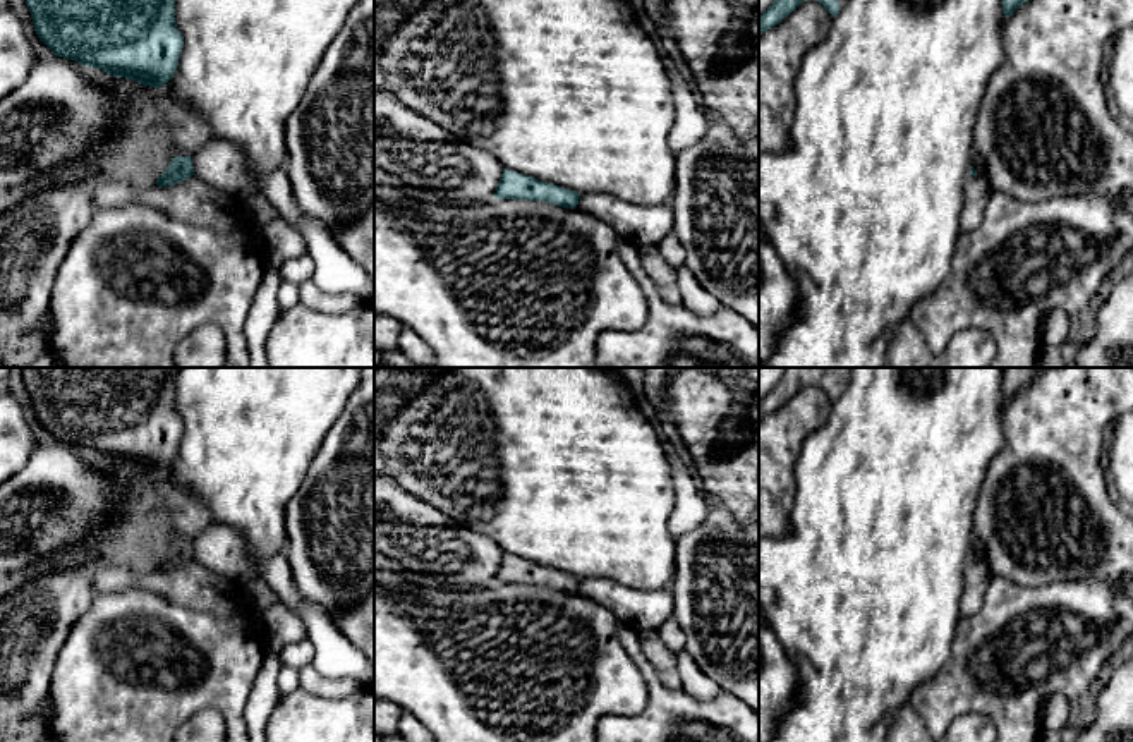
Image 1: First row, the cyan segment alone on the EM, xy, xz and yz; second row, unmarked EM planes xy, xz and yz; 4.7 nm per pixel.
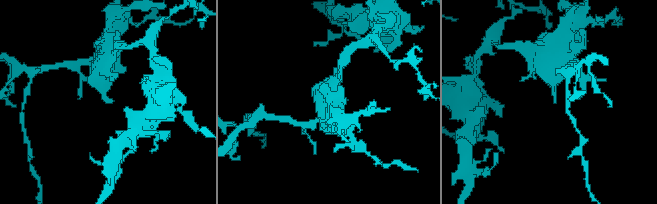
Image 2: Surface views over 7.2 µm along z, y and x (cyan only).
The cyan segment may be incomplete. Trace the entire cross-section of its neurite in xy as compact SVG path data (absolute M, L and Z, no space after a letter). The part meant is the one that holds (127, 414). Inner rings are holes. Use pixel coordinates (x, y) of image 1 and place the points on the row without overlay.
M22 368L34 416L55 441L149 472L167 469L179 450L177 374L179 368Z

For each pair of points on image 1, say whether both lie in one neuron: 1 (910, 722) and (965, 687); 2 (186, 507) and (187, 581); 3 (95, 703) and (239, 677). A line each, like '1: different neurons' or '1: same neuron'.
1: different neurons
2: different neurons
3: same neuron

